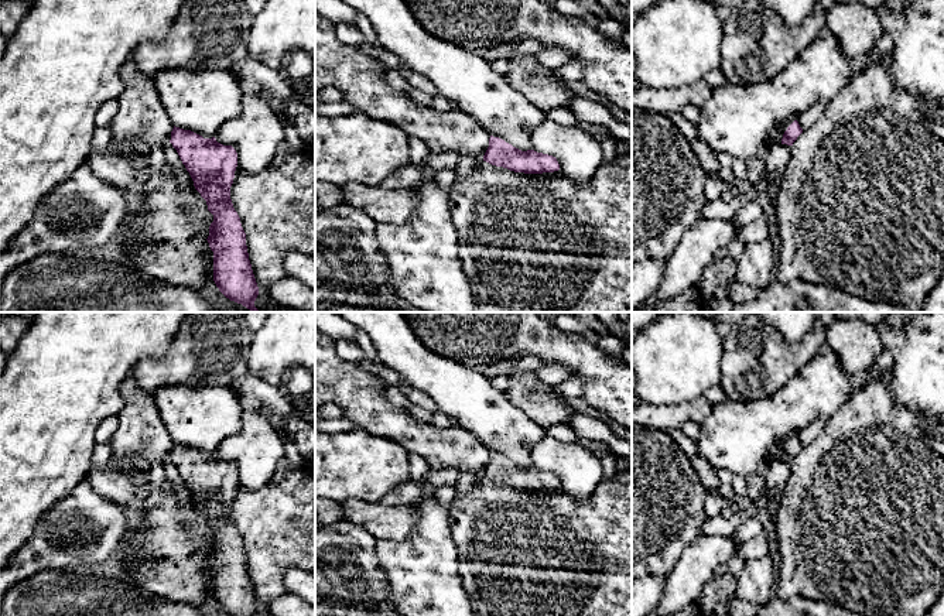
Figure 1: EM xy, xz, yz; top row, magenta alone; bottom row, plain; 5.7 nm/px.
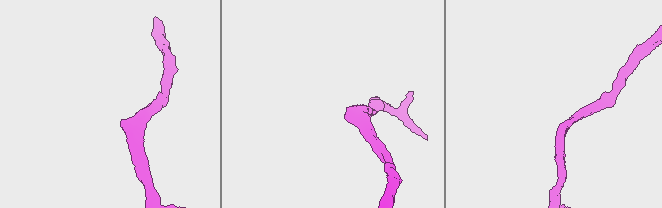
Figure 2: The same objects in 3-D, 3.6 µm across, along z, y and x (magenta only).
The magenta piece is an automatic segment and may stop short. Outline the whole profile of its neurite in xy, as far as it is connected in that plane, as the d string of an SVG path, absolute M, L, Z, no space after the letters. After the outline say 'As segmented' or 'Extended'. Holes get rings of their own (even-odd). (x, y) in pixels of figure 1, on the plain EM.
M172 445L170 459L189 489L195 506L213 531L208 559L213 568L213 598L229 616L256 616L259 603L249 576L246 550L230 516L237 469L215 454Z. As segmented

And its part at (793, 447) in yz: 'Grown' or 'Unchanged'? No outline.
Unchanged

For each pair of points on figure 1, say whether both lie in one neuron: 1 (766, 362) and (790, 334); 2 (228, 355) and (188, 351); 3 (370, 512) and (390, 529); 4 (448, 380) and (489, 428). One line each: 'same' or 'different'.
1: different
2: same
3: same
4: same

